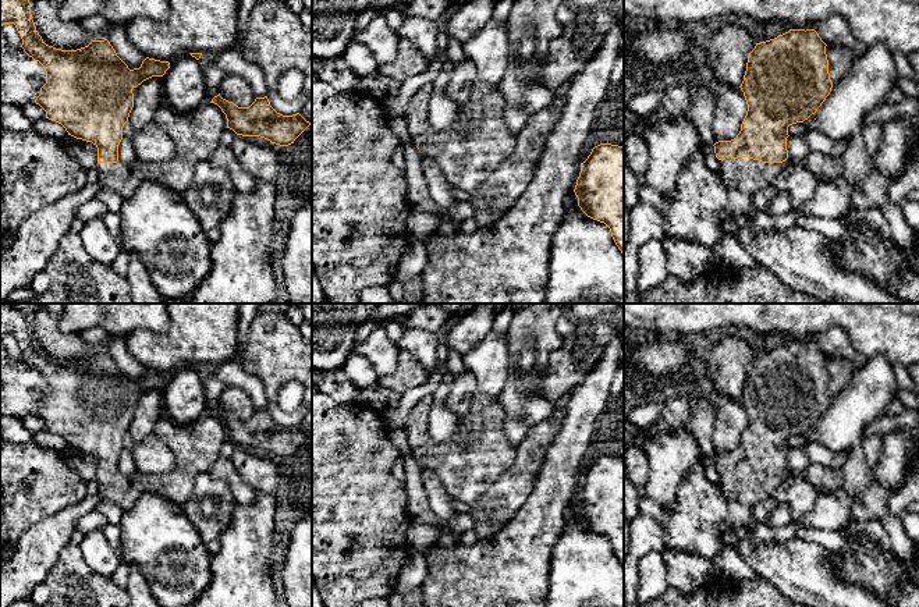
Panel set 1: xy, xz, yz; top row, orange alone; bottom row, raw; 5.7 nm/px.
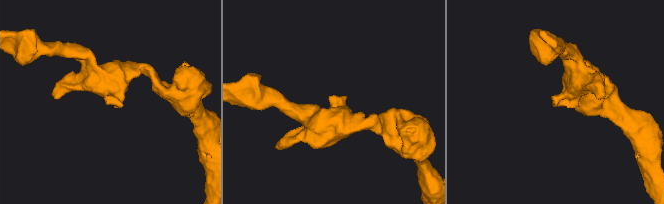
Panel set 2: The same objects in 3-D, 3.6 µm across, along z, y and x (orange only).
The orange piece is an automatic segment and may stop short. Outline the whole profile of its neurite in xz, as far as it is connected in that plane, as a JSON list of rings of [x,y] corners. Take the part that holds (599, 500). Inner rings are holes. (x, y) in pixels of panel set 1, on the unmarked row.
[[[611,455],[595,458],[581,475],[574,504],[581,522],[610,540],[624,567],[624,459]]]

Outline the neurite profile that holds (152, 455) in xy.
[[[155,434],[135,444],[131,450],[135,466],[148,475],[163,475],[175,468],[173,452]]]

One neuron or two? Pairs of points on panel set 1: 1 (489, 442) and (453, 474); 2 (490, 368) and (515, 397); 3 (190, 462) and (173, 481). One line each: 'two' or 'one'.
1: one
2: two
3: one

